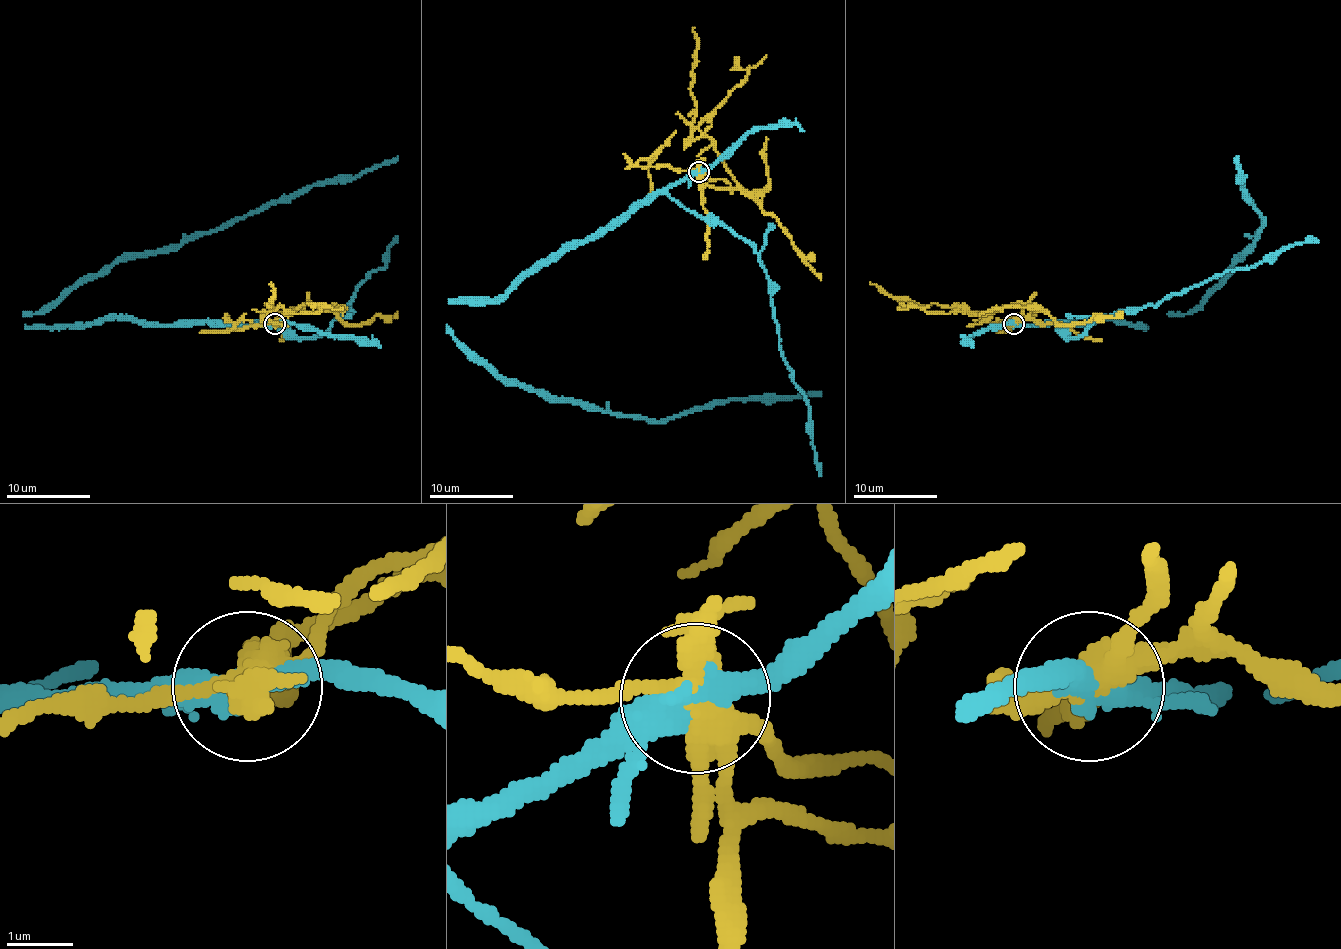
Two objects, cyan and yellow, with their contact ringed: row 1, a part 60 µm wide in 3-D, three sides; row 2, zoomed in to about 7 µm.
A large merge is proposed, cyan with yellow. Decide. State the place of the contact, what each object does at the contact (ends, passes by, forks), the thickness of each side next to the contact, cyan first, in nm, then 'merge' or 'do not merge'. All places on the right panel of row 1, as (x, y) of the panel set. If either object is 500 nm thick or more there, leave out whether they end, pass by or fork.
(1014, 324) | cyan passes by | yellow forks | 400/400 nm | do not merge

